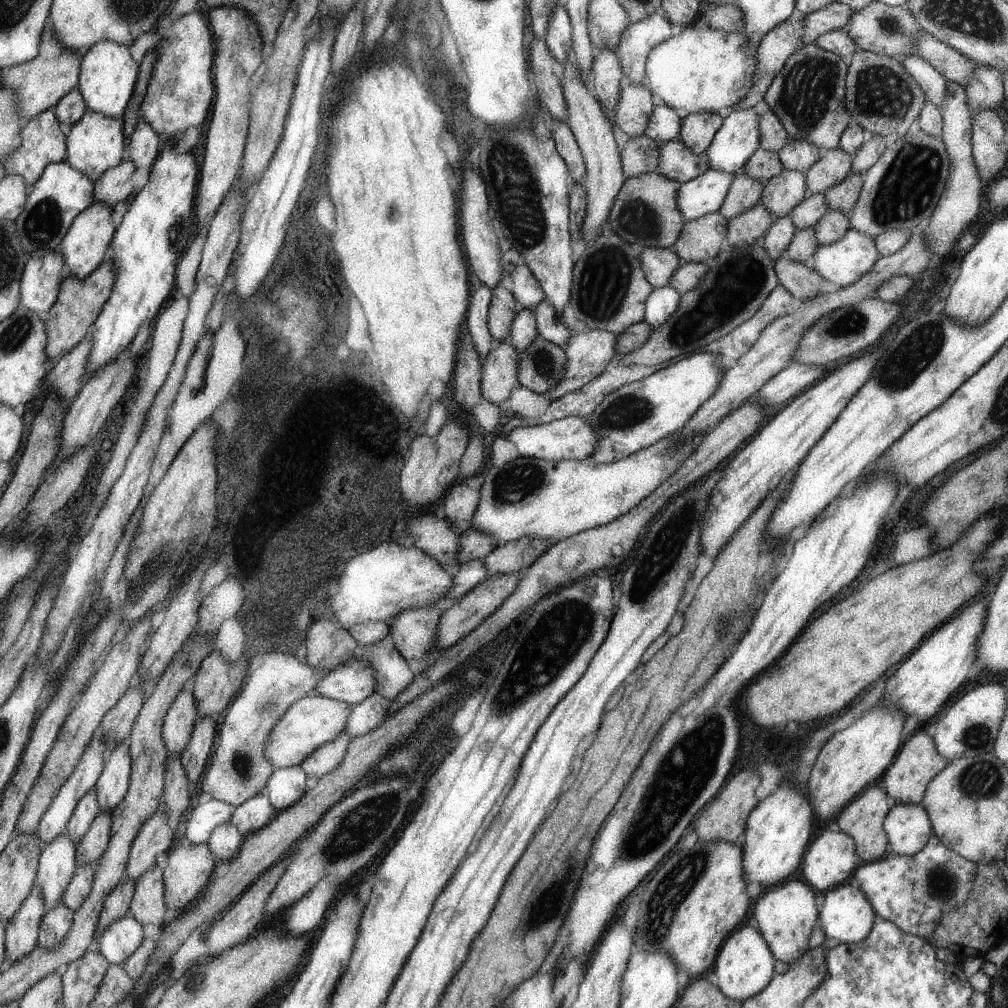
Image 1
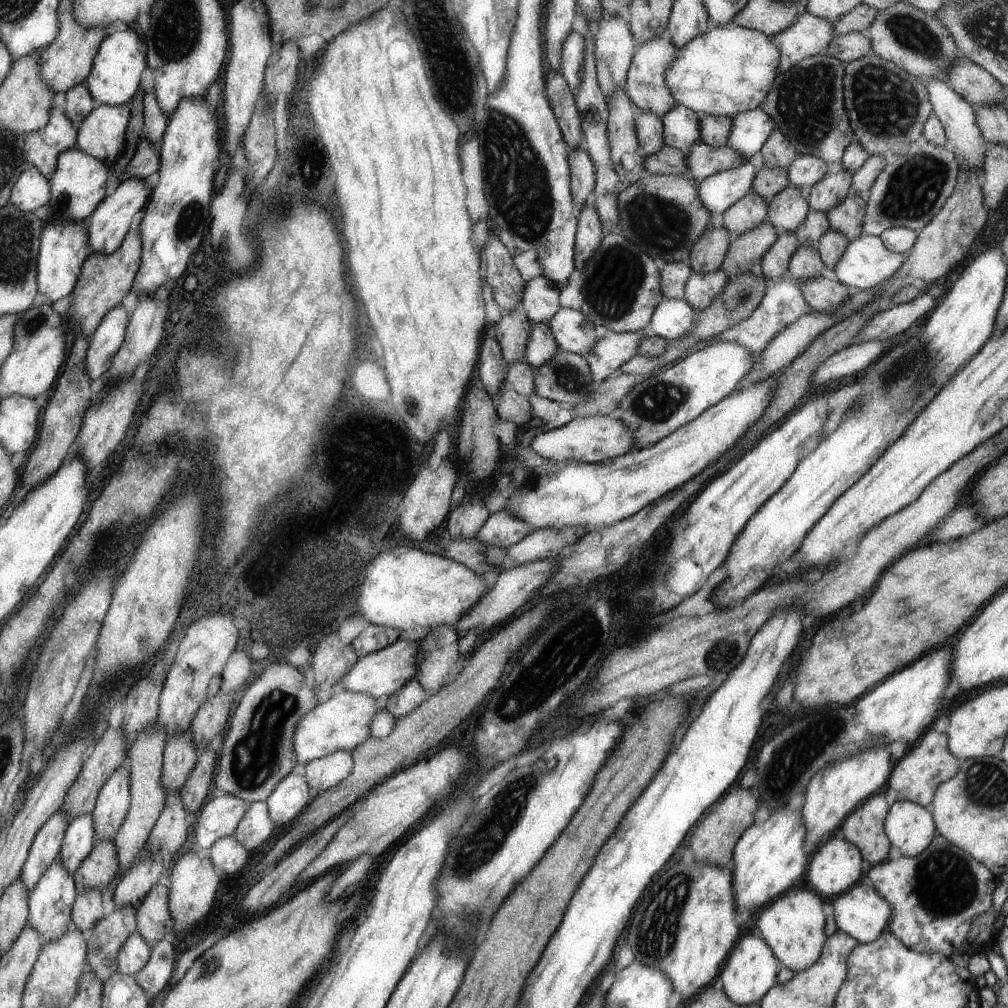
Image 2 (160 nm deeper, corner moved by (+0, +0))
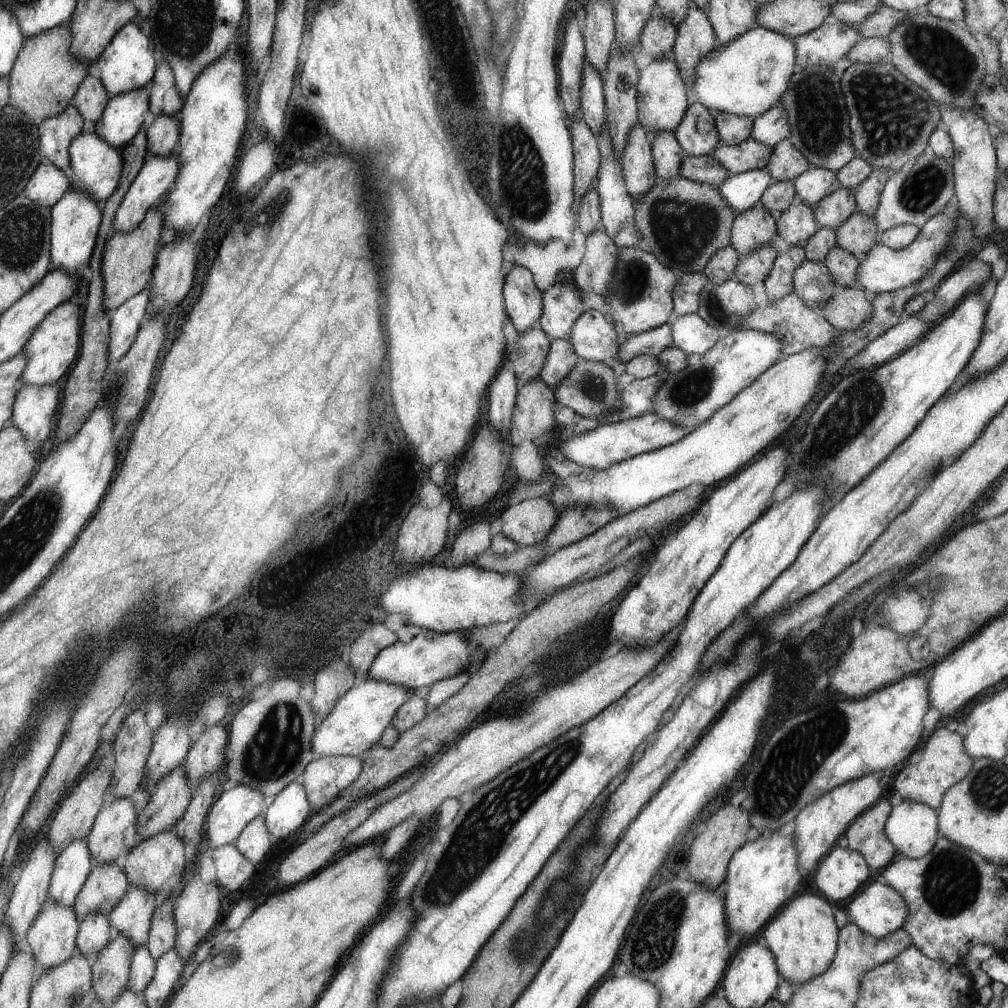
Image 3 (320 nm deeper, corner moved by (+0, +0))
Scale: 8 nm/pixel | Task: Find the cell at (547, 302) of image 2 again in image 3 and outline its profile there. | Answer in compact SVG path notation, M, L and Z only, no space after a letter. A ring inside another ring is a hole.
M571 282L552 284L543 291L543 316L538 326L550 340L568 340L576 320L585 312L579 289Z

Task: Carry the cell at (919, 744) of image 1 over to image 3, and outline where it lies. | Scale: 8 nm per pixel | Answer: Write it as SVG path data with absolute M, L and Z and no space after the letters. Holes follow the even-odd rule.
M937 727L919 747L916 756L896 774L894 790L903 800L926 804L936 811L942 804L944 792L948 792L948 788L963 780L970 772L972 764L973 759L964 752L962 736L958 732L950 732L948 728Z

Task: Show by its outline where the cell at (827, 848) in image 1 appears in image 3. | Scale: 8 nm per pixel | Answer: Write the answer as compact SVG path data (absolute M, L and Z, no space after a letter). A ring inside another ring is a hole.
M836 846L814 872L816 891L832 903L846 902L870 880L872 870L868 866L862 853Z

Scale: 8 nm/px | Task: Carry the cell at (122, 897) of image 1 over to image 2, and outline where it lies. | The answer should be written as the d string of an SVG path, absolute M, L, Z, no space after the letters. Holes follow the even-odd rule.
M115 909L112 914L104 915L89 934L89 970L104 984L119 970L119 950L124 941L138 927L134 909Z

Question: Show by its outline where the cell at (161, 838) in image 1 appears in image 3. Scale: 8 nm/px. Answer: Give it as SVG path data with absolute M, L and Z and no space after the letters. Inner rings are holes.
M129 884L124 898L114 906L110 914L113 933L126 934L135 948L145 946L151 933L151 921L156 911L156 892Z

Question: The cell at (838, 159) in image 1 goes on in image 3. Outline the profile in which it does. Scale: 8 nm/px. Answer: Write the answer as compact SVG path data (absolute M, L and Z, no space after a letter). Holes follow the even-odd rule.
M839 185L832 190L832 194L824 196L824 199L818 202L818 206L814 206L815 220L819 226L836 230L857 208L855 193L850 188Z

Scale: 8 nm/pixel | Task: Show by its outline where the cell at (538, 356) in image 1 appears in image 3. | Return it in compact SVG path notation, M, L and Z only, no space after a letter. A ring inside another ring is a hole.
M581 359L568 376L554 386L554 398L558 405L570 408L579 416L594 419L608 416L612 412L612 406L618 404L618 388L616 388L616 372L604 363Z

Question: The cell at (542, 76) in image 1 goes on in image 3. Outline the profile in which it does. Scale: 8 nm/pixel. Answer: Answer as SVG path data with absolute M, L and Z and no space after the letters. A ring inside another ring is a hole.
M581 116L572 120L572 141L575 142L576 200L580 200L592 186L602 164L599 140Z

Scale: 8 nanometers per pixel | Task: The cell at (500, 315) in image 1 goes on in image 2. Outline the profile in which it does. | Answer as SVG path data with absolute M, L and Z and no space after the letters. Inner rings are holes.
M523 306L509 313L503 313L500 322L494 324L502 356L509 365L526 362L527 344L532 327L532 322Z

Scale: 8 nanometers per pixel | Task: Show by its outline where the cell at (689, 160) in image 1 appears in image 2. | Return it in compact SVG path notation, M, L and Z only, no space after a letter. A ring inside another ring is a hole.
M701 140L694 143L686 154L689 160L690 177L694 178L697 183L701 183L716 173L748 163L747 158L730 145L713 147L704 144Z

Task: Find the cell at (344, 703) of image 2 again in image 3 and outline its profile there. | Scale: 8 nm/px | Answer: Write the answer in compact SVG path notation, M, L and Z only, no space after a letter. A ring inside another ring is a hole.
M367 679L359 681L357 684L348 690L332 708L332 712L316 725L315 736L312 736L312 749L318 757L322 756L352 756L360 757L364 752L367 752L371 747L375 746L383 739L384 732L391 727L392 720L399 713L399 709L410 699L414 692L409 693L408 689L396 684L386 684L378 680Z

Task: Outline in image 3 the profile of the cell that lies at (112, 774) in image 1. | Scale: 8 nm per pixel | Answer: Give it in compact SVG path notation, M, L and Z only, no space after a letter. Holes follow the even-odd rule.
M109 797L97 815L90 834L85 839L91 848L92 856L96 856L99 864L115 862L118 856L132 851L132 848L139 845L138 817L139 815L136 814L134 804L130 797Z

